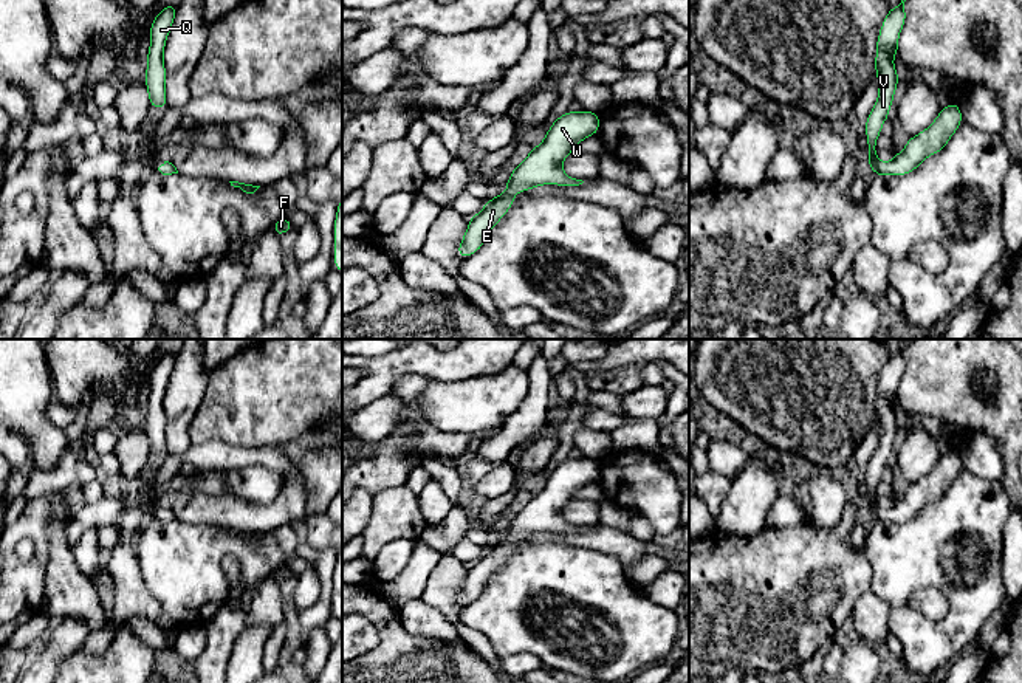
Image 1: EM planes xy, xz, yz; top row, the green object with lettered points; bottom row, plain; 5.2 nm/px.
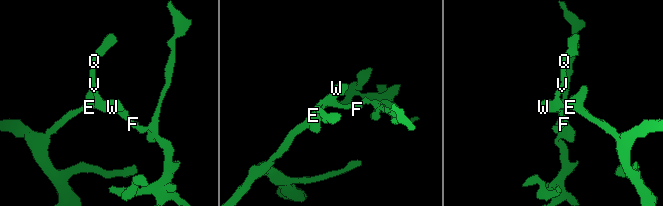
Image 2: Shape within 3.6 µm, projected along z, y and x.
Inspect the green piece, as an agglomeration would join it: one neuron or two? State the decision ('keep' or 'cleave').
keep

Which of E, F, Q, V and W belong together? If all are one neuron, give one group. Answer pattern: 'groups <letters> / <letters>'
groups E F Q V W

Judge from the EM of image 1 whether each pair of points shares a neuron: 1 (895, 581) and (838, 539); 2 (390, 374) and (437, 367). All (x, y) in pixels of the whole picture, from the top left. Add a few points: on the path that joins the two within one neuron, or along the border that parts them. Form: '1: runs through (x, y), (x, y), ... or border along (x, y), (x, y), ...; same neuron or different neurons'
1: border along (858, 549), (871, 567), (869, 590); different neurons
2: runs through (401, 366), (426, 366); same neuron

